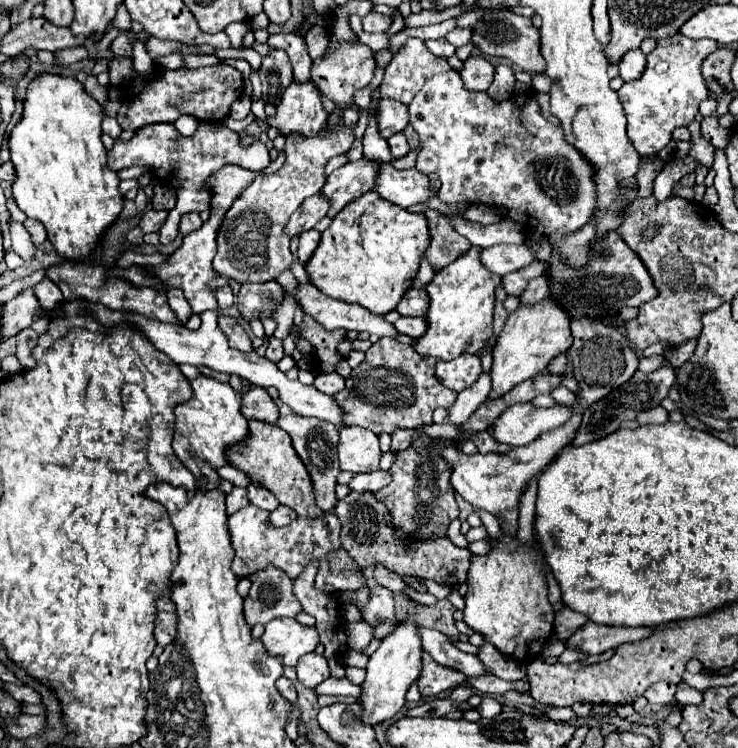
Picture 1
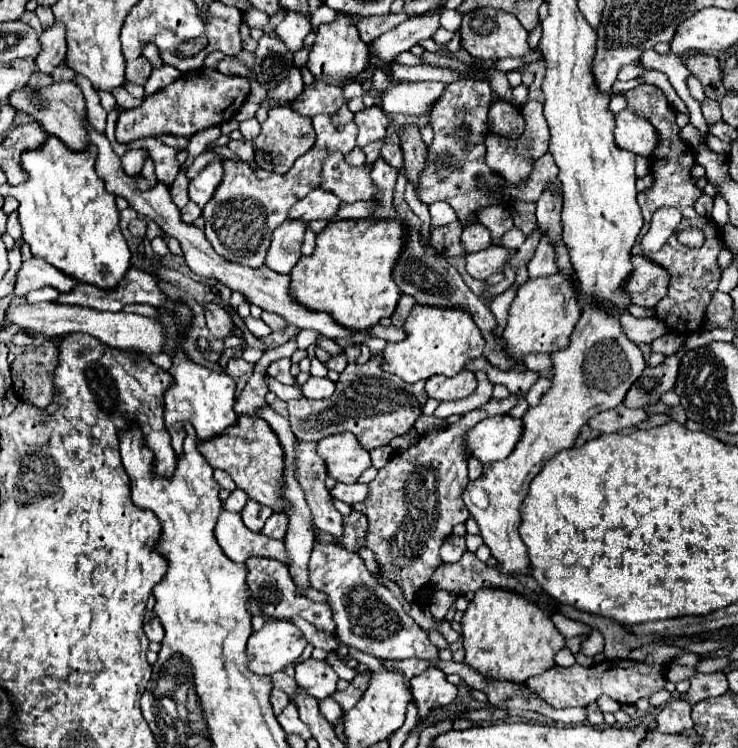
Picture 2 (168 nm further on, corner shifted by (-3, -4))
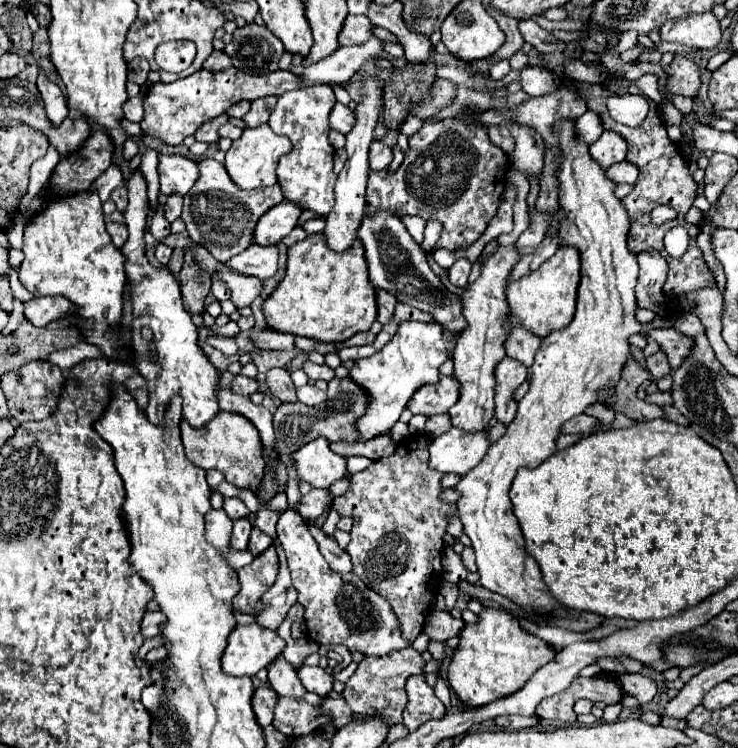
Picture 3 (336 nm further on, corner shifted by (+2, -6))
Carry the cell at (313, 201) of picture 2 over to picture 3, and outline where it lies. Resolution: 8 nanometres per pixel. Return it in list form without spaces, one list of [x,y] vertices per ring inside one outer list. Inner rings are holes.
[[[283,201],[275,205],[267,215],[259,219],[259,225],[255,227],[255,241],[259,245],[273,245],[279,243],[285,235],[293,231],[301,217],[303,209],[295,205],[293,201]]]

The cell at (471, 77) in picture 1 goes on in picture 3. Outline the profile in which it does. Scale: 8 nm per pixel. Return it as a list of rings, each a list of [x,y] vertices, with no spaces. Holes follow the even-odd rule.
[[[465,107],[461,113],[441,121],[425,121],[425,125],[409,137],[409,151],[405,153],[403,165],[395,173],[373,171],[367,183],[367,209],[369,211],[389,211],[395,215],[419,215],[423,219],[439,219],[443,221],[443,233],[435,245],[435,249],[459,249],[467,247],[479,239],[489,221],[495,217],[497,207],[501,203],[501,195],[507,185],[509,157],[503,149],[489,141],[487,129],[475,121],[475,115],[481,115],[479,109]]]

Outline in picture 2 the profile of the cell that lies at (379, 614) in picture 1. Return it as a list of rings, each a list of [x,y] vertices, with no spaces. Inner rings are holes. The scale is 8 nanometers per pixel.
[[[314,539],[308,579],[312,589],[326,593],[332,619],[336,623],[334,633],[346,645],[352,645],[378,659],[408,659],[412,655],[418,659],[438,659],[438,649],[428,641],[424,629],[412,621],[392,591],[374,579],[356,553],[336,547],[334,543],[320,543]]]

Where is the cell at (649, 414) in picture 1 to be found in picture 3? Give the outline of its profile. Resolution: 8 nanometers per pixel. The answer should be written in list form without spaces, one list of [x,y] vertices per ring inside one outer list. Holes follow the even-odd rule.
[[[579,415],[579,417],[573,417],[571,421],[567,421],[563,425],[563,433],[579,433],[579,435],[591,435],[595,431],[595,427],[599,425],[601,421],[597,417],[591,417],[591,415]]]

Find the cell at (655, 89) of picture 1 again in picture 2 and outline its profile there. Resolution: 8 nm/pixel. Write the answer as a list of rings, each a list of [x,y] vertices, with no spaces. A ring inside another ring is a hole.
[[[622,111],[620,115],[616,115],[614,135],[618,147],[642,157],[650,157],[658,143],[656,129],[634,111]]]

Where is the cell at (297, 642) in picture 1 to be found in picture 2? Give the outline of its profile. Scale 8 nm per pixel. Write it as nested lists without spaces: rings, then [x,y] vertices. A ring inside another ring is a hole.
[[[288,621],[264,623],[246,645],[248,669],[258,675],[272,675],[298,659],[306,647],[302,631]]]

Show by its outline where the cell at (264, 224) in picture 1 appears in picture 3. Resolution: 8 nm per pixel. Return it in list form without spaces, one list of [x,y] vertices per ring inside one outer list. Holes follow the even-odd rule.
[[[201,159],[199,161],[199,181],[193,185],[191,193],[185,197],[183,215],[181,219],[187,225],[187,233],[193,241],[203,243],[203,247],[221,263],[227,263],[237,253],[245,251],[249,245],[253,245],[255,239],[255,225],[257,221],[277,203],[283,201],[281,185],[275,183],[271,187],[259,187],[245,191],[239,185],[235,185],[223,167],[223,163],[215,159]]]

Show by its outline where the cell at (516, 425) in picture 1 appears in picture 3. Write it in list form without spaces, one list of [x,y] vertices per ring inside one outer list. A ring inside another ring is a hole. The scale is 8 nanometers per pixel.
[[[453,427],[431,441],[429,461],[431,467],[439,469],[441,473],[465,475],[483,461],[491,445],[493,443],[489,439],[487,429],[467,433],[463,429]]]

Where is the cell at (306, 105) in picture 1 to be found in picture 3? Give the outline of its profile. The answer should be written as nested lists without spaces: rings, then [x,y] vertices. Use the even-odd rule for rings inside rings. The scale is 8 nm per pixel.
[[[267,123],[253,127],[253,129],[245,129],[243,135],[233,141],[231,149],[227,151],[225,157],[225,167],[229,177],[241,187],[241,189],[255,189],[255,187],[265,187],[265,185],[273,185],[277,183],[277,165],[279,159],[283,155],[287,155],[293,149],[291,141],[285,135],[277,135],[271,131],[271,127]]]

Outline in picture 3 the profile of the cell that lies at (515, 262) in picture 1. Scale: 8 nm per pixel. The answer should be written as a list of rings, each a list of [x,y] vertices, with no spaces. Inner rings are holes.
[[[457,259],[453,267],[449,267],[449,281],[457,287],[465,287],[471,271],[471,261],[469,259]]]

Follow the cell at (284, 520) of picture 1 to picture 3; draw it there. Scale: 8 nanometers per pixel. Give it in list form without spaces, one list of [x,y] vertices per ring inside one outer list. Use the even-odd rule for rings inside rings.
[[[253,529],[251,531],[251,539],[249,539],[249,549],[253,553],[261,553],[265,547],[271,547],[273,545],[273,539],[267,537],[261,529]]]

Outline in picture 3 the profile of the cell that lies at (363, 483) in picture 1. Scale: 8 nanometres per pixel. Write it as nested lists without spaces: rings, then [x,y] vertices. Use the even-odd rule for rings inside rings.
[[[311,489],[311,493],[303,495],[301,503],[299,503],[299,513],[305,519],[317,519],[321,517],[333,503],[333,497],[329,493],[329,489]]]

